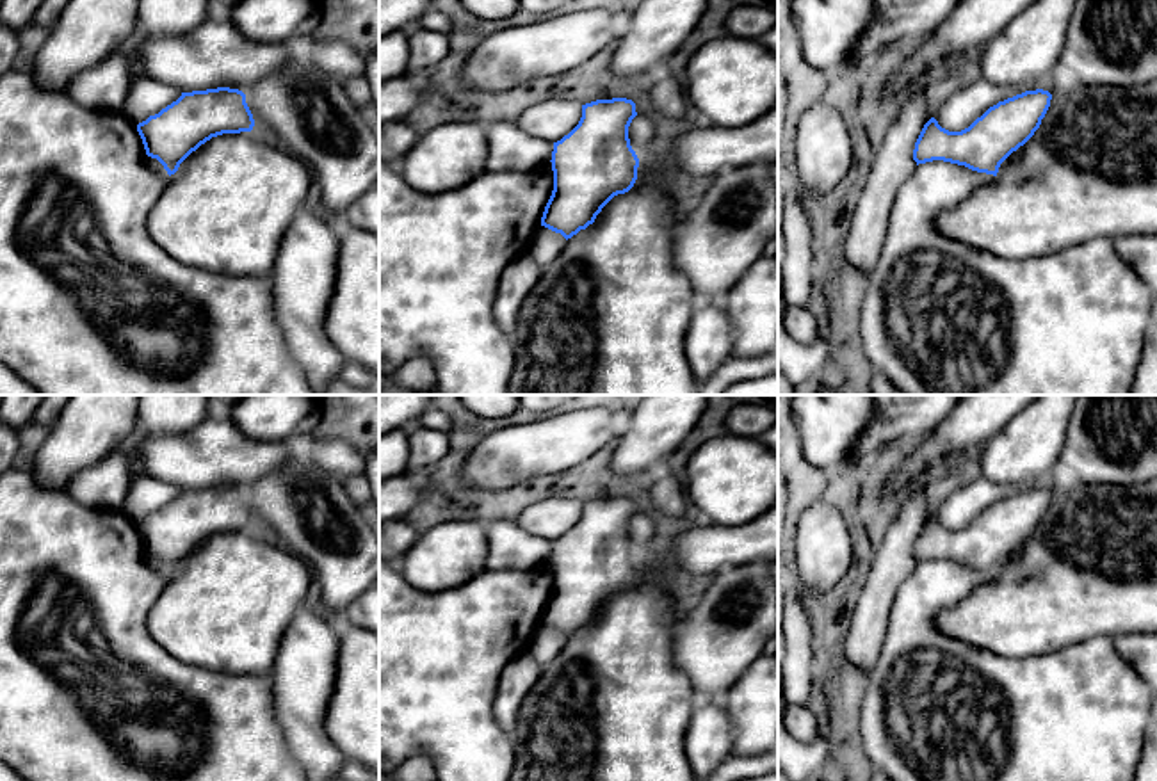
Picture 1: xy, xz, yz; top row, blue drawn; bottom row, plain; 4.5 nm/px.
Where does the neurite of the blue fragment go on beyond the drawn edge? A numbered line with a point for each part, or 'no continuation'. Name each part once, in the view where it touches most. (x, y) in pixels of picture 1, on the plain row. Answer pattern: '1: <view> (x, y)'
no continuation

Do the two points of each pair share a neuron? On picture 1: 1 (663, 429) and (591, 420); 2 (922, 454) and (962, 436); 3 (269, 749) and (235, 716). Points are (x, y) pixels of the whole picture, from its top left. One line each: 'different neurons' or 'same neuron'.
1: different neurons
2: same neuron
3: same neuron

